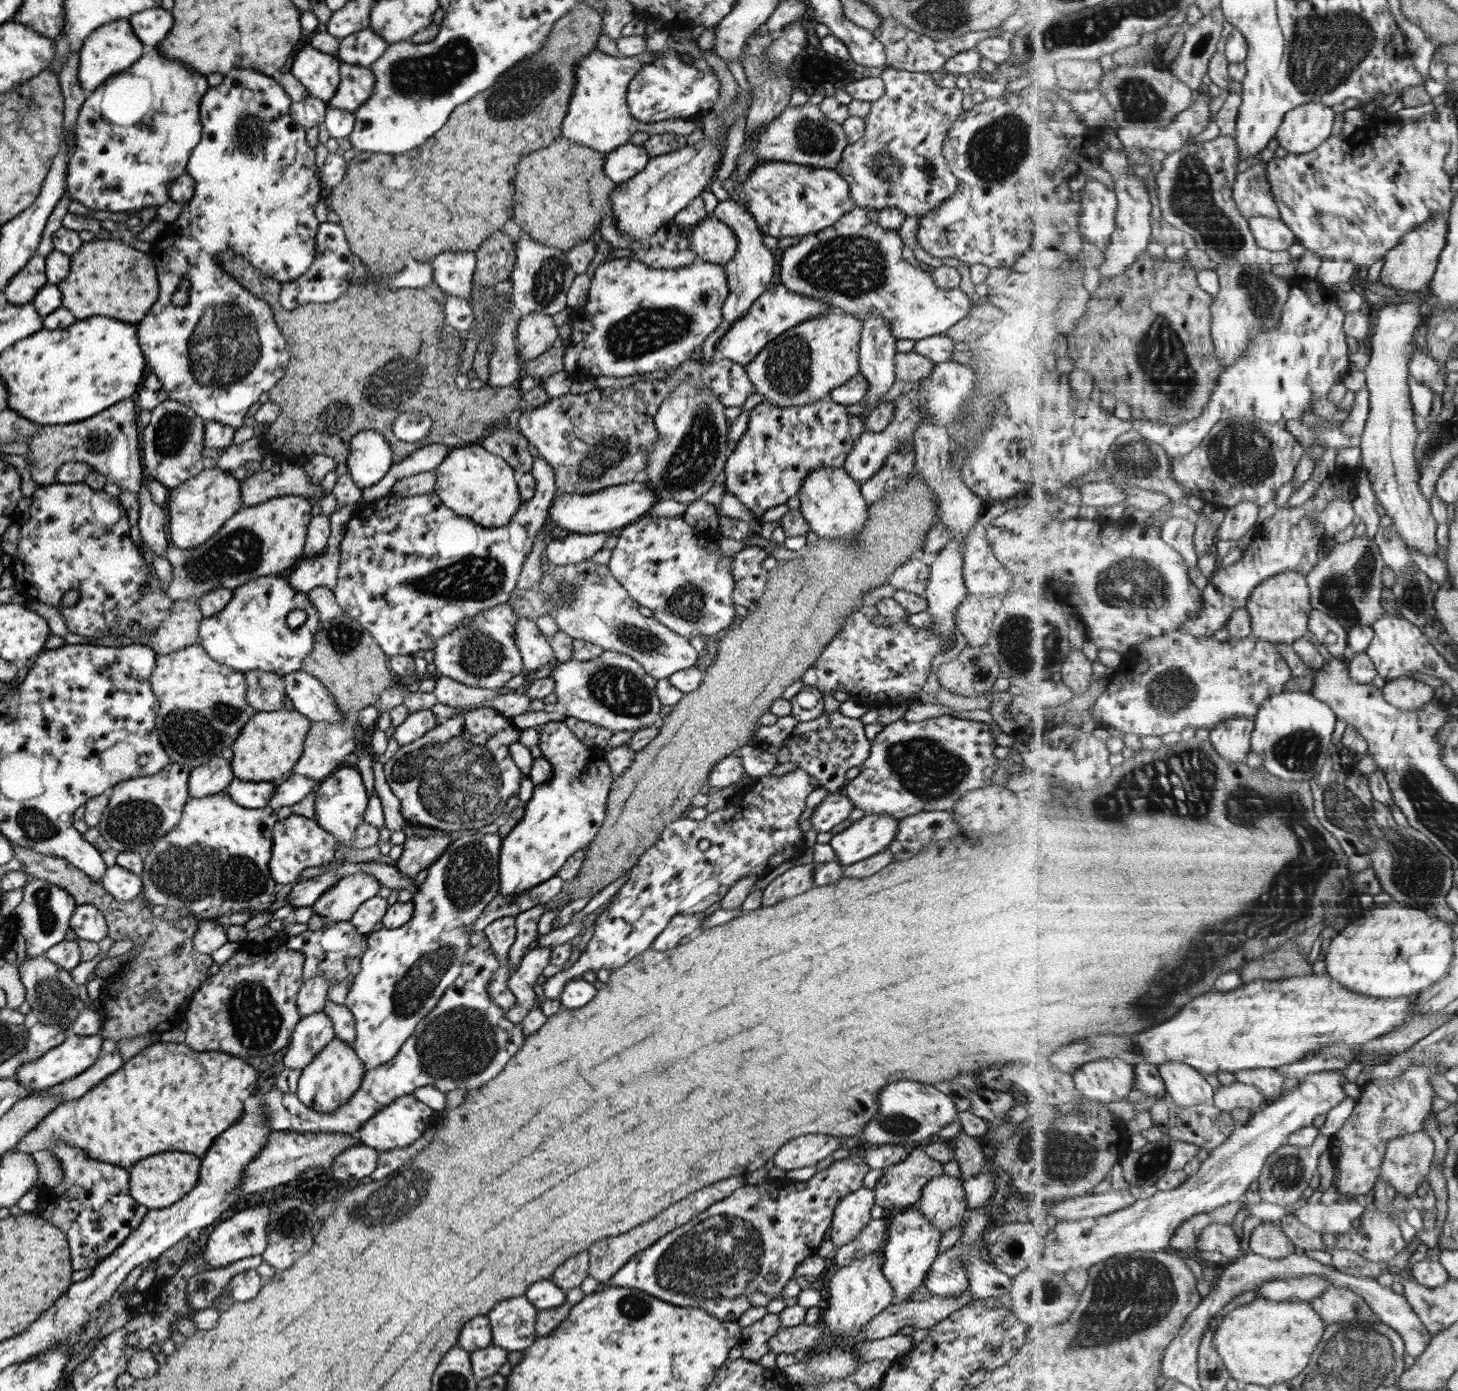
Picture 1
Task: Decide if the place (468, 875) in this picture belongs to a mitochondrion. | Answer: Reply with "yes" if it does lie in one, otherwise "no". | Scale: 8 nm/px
yes

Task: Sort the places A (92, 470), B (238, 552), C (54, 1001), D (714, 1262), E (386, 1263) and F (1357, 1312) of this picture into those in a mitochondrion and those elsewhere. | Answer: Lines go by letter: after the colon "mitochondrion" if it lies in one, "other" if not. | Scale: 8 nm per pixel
A: other
B: mitochondrion
C: mitochondrion
D: mitochondrion
E: other
F: mitochondrion

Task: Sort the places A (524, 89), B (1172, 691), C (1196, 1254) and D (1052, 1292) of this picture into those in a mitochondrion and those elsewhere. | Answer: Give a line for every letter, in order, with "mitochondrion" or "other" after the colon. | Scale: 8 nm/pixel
A: mitochondrion
B: mitochondrion
C: other
D: mitochondrion

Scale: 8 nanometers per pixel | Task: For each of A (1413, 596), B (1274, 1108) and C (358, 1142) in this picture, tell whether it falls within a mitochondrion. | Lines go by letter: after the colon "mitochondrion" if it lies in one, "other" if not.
A: mitochondrion
B: other
C: other

